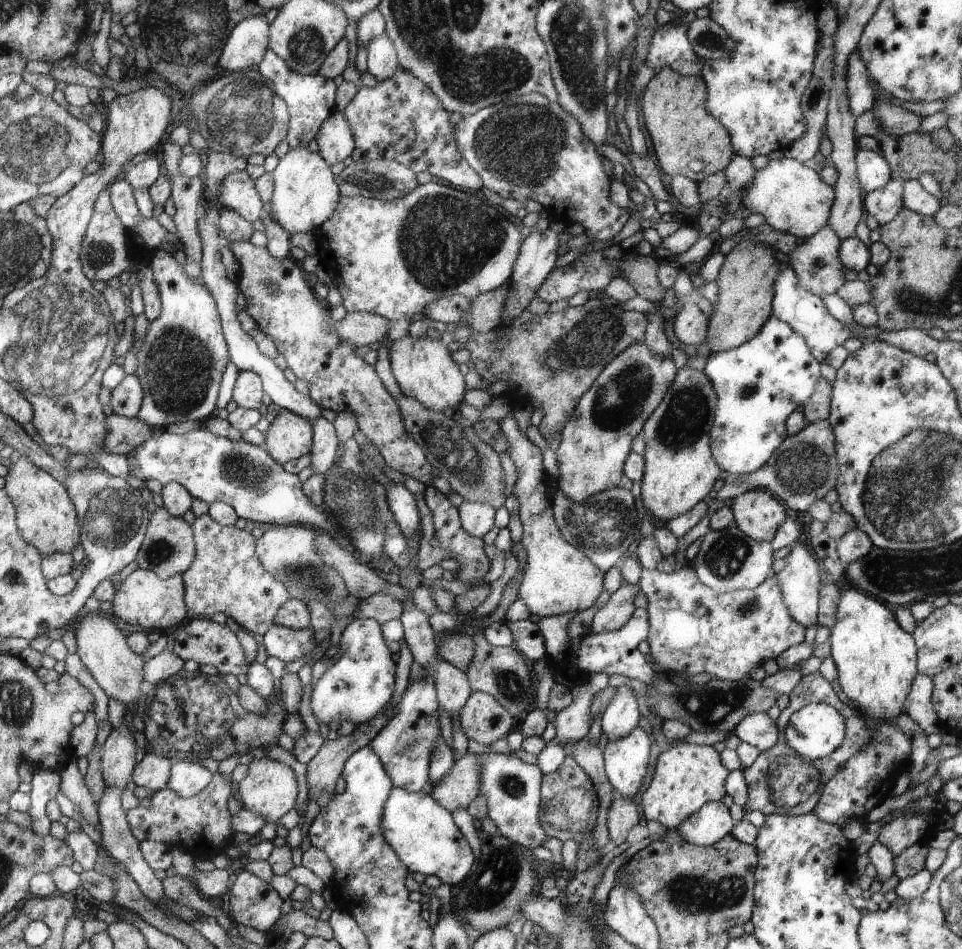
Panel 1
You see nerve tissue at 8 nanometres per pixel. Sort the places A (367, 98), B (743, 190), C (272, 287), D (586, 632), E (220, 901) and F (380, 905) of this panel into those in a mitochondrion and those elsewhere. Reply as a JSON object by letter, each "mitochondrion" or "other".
{"A":"other","B":"other","C":"mitochondrion","D":"other","E":"other","F":"other"}

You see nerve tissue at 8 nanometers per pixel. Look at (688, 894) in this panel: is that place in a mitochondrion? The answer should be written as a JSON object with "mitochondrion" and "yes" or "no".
{"mitochondrion":"yes"}

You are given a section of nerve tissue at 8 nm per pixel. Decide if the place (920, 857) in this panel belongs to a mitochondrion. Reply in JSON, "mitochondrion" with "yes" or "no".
{"mitochondrion":"no"}

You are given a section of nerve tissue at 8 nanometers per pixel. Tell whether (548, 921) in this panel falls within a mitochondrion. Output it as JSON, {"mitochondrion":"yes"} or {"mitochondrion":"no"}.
{"mitochondrion":"no"}

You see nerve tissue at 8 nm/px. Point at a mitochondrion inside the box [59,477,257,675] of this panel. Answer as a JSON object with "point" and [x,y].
{"point":[112,511]}

